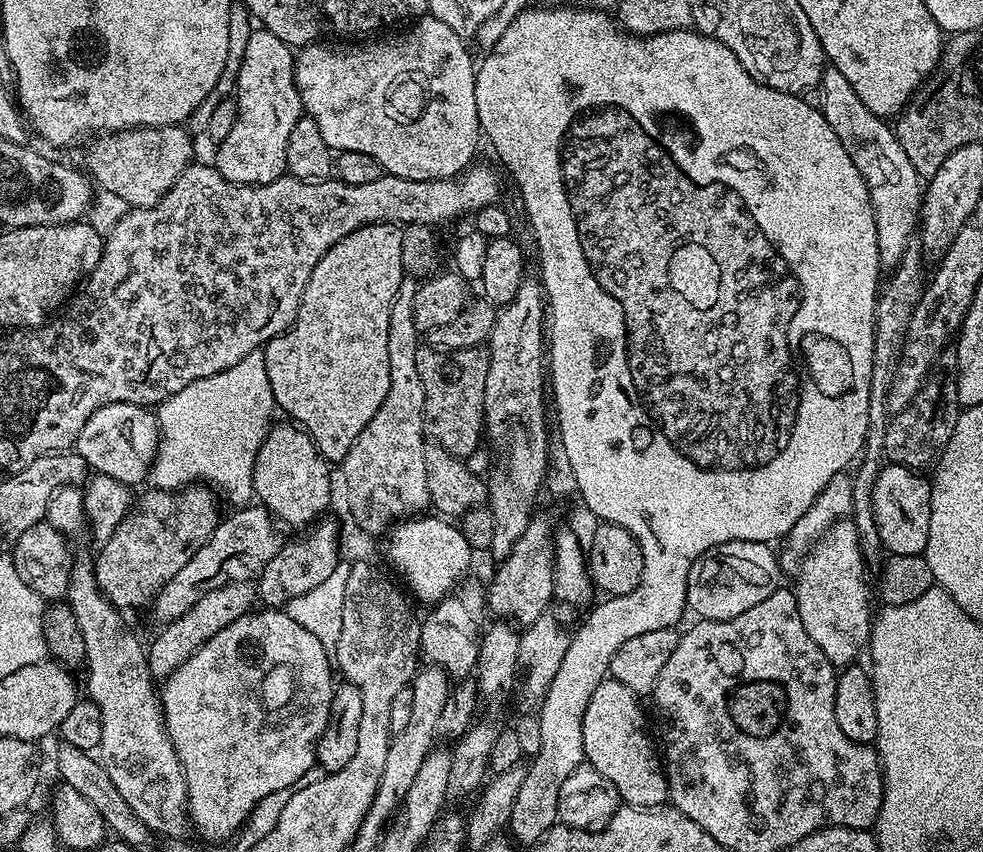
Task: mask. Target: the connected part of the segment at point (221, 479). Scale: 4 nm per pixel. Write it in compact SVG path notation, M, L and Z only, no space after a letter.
M260 350L246 354L242 362L230 366L230 370L222 370L222 374L190 382L186 390L178 390L178 394L159 405L160 445L156 451L156 461L152 463L151 487L175 490L203 482L216 492L220 491L232 506L247 505L254 496L254 462L258 458L258 450L266 438L268 429L274 422L272 412L274 413L275 408L276 399L270 390L270 378L266 378L264 353Z

